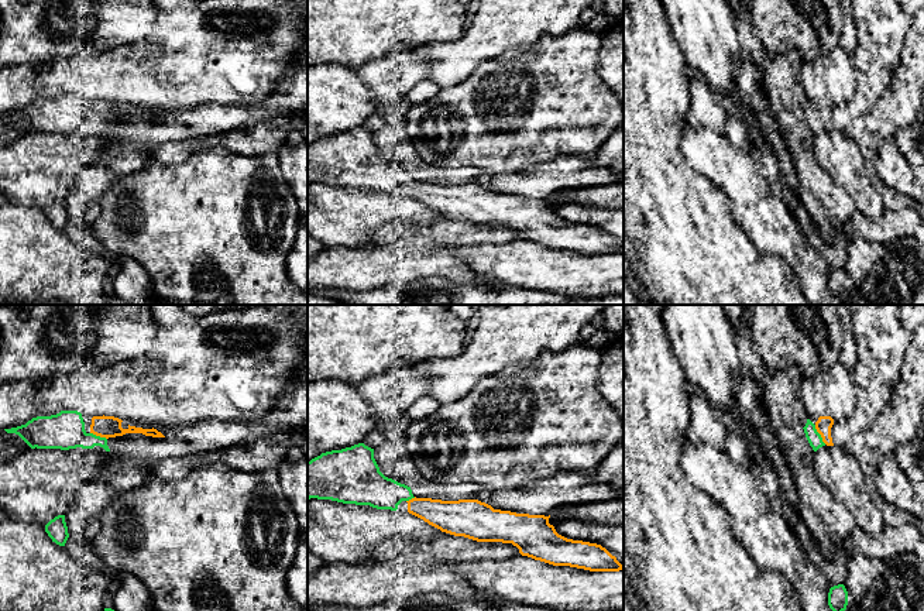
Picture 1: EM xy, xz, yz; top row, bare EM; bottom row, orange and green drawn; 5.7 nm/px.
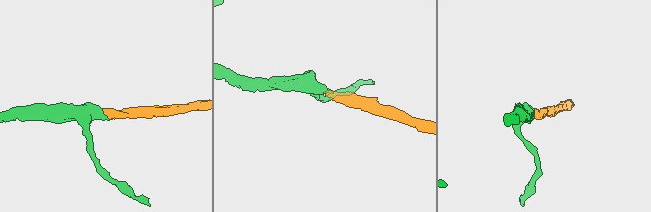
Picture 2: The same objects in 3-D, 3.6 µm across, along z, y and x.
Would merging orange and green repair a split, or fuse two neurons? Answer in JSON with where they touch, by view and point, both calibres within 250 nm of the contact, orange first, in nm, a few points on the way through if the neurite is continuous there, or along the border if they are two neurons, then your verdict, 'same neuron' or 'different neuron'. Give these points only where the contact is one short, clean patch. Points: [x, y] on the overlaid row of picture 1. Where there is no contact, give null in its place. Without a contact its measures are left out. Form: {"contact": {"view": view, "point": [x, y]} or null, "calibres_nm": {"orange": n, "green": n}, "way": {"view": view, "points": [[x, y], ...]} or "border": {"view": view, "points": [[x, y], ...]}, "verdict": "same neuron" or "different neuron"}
{"contact": {"view": "yz", "point": [820, 433]}, "calibres_nm": {"orange": 90, "green": 80}, "verdict": "same neuron"}

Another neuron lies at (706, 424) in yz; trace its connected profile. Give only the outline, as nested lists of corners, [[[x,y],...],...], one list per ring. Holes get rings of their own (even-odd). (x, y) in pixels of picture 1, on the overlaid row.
[[[690,391],[688,432],[698,440],[724,450],[729,426],[712,404],[700,392]]]

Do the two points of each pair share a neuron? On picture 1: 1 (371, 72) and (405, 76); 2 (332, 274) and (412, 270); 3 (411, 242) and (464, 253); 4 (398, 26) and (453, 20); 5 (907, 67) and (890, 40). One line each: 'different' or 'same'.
1: same
2: same
3: different
4: same
5: different

